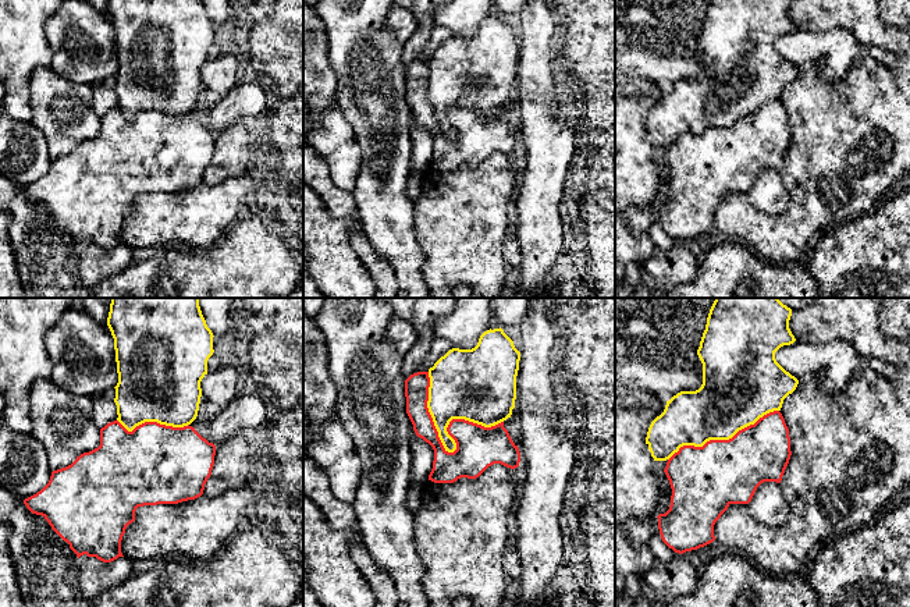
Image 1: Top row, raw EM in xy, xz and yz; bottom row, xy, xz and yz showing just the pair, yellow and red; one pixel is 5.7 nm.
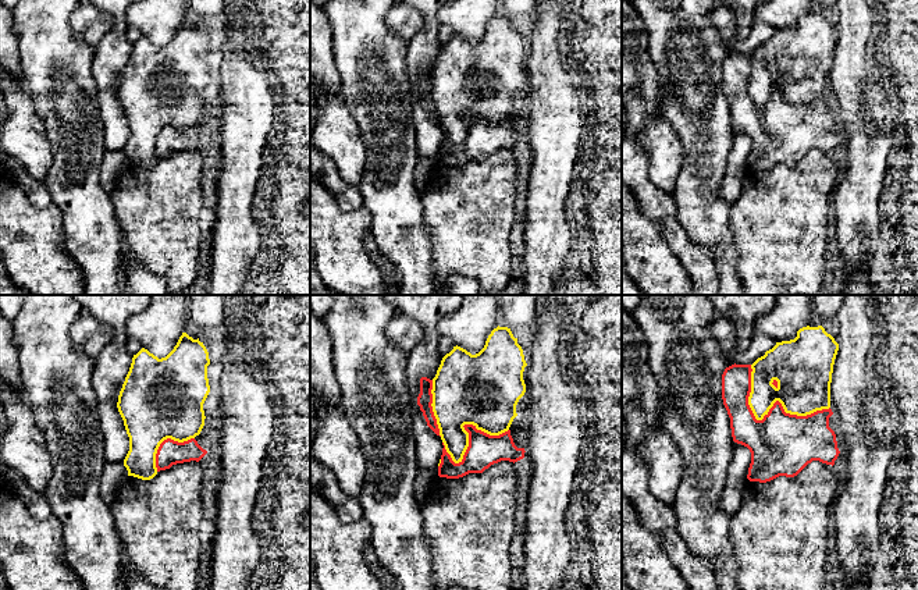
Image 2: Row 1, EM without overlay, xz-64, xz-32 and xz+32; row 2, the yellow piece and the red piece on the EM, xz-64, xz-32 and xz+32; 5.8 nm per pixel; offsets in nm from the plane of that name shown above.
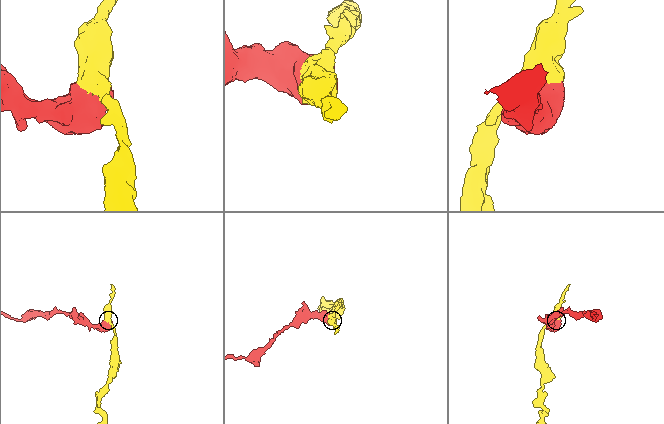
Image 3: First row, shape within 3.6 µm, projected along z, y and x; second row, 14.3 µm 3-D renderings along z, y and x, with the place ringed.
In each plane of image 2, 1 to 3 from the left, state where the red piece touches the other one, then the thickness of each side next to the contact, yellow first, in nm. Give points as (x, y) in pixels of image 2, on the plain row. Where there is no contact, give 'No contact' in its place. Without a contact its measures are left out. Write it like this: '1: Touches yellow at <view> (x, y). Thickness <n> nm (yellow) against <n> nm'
1: Touches yellow at xz-64 (163, 128). Thickness 460 nm (yellow) against 150 nm
2: Touches yellow at xz-32 (468, 121). Thickness 400 nm (yellow) against 190 nm
3: Touches yellow at xz+32 (768, 99). Thickness 300 nm (yellow) against 360 nm

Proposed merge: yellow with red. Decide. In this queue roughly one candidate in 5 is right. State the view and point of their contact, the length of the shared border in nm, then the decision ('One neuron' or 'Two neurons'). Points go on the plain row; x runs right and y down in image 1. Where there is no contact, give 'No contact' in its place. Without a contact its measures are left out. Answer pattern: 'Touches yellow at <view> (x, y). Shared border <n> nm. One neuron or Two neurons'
Touches yellow at xz (452, 139). Shared border 550 nm. Two neurons

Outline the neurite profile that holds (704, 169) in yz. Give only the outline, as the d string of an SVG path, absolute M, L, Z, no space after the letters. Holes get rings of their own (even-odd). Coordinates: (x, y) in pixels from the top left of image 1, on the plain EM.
M779 99L764 103L729 128L710 128L703 135L680 135L664 157L672 184L669 198L657 205L662 230L679 242L712 231L714 213L728 195L749 192L764 170L781 171L790 143L789 117Z

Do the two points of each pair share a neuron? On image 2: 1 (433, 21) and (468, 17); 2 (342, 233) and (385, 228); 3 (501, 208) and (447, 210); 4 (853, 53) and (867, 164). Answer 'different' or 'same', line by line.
1: different
2: different
3: same
4: same

